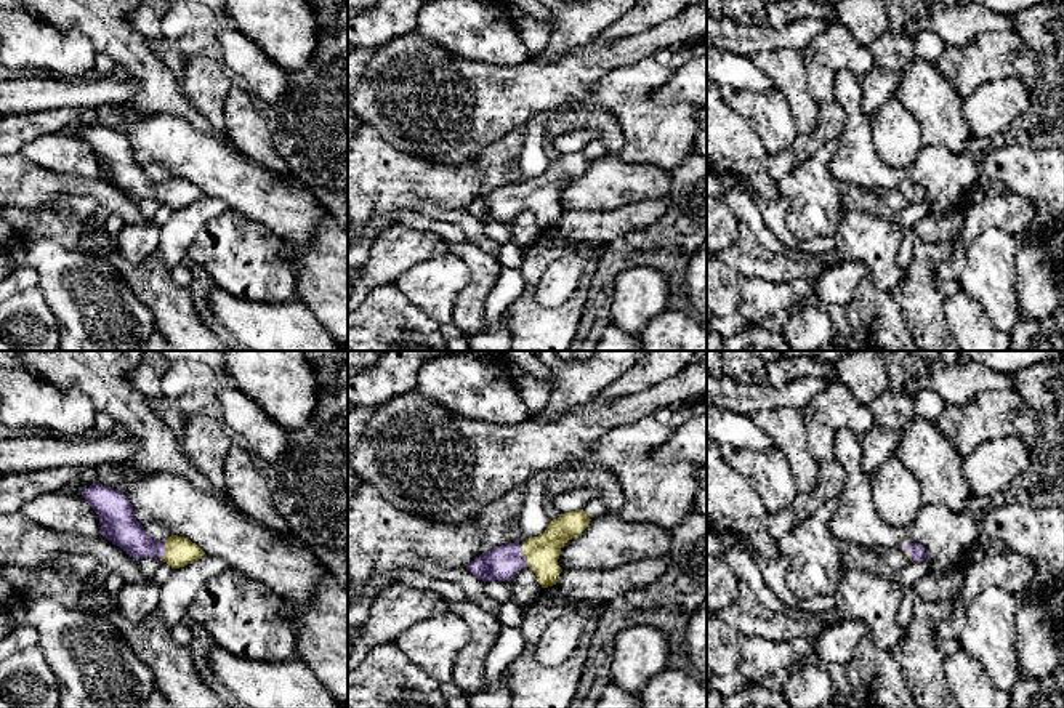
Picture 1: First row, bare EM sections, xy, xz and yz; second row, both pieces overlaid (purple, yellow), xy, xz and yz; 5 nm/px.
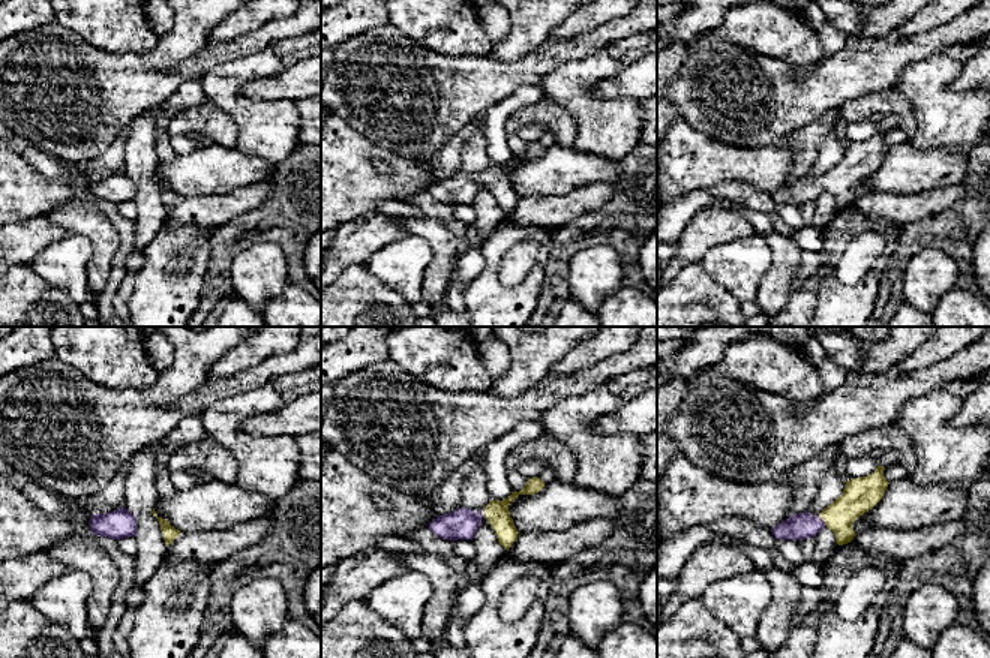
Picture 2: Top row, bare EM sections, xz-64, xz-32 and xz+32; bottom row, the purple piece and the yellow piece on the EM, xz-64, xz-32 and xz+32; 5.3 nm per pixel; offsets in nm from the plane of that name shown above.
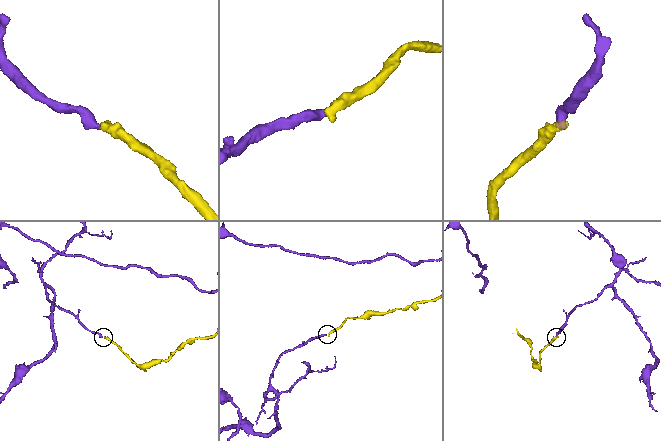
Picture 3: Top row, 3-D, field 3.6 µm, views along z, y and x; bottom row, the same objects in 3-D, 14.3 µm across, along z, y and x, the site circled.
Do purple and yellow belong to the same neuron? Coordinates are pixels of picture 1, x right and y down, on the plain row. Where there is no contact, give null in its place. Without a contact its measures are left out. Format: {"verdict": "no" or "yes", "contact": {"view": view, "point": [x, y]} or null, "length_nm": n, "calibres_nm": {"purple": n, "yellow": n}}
{"verdict": "yes", "contact": {"view": "xz", "point": [523, 196]}, "length_nm": 110, "calibres_nm": {"purple": 170, "yellow": 170}}

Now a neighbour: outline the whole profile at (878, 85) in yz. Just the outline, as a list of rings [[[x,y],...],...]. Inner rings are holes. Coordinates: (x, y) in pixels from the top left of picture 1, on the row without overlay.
[[[875,64],[869,72],[857,75],[857,80],[864,91],[862,109],[872,119],[886,101],[896,96],[901,72]]]

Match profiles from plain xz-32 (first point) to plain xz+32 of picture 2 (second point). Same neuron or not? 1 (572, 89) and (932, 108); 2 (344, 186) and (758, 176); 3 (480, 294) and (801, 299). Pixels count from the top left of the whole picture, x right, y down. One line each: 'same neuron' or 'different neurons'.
1: same neuron
2: same neuron
3: different neurons

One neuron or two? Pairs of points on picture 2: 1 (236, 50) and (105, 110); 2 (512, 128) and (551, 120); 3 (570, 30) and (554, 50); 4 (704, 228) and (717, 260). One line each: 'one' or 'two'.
1: one
2: one
3: two
4: two

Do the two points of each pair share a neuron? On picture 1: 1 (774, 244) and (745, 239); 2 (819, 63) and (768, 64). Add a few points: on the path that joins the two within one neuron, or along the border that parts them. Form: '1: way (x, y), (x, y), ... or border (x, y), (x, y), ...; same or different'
1: border (741, 221), (774, 253); different
2: border (800, 52), (805, 61), (806, 87), (814, 100); different

